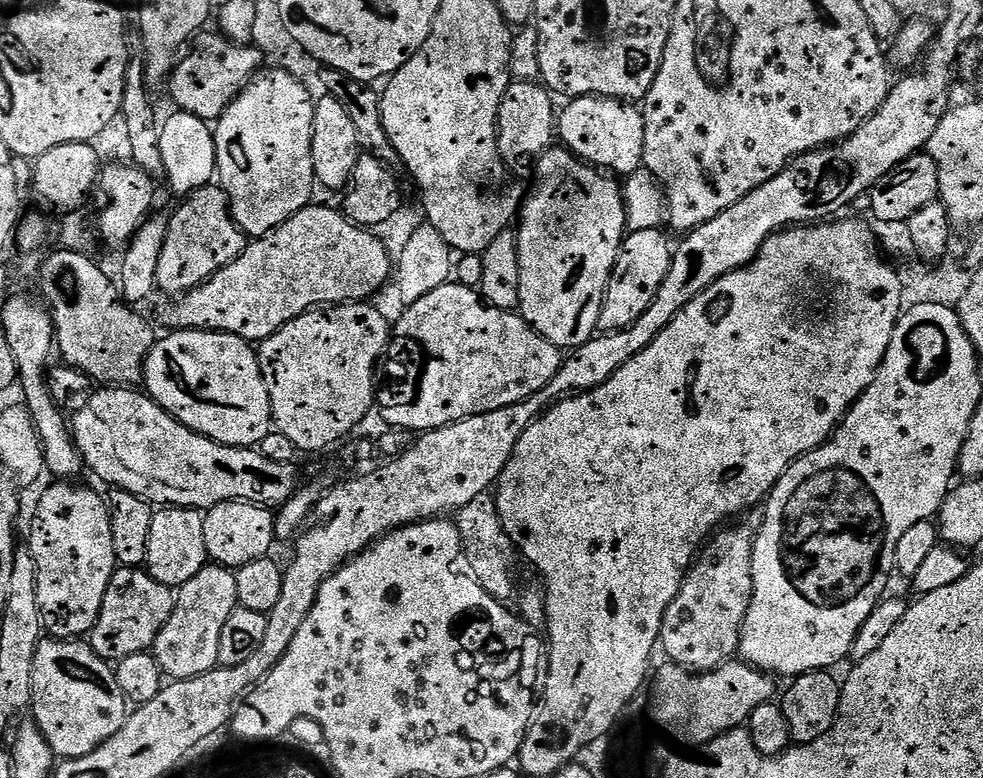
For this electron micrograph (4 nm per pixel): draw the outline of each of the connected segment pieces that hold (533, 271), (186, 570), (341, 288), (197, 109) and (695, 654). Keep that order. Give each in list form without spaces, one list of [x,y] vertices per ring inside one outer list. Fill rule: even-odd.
[[[553,146],[540,157],[534,176],[540,181],[521,203],[518,213],[520,229],[516,228],[514,232],[521,270],[518,312],[538,335],[546,338],[554,347],[575,350],[597,335],[600,326],[604,296],[608,293],[612,273],[616,271],[616,260],[628,228],[624,193],[611,175],[585,164],[563,146]]]
[[[161,507],[153,511],[150,522],[150,543],[146,546],[146,570],[158,582],[170,589],[179,590],[194,574],[209,563],[206,550],[204,512],[194,508]]]
[[[313,202],[294,218],[270,234],[253,239],[233,264],[227,264],[205,284],[192,292],[185,292],[168,312],[168,320],[176,330],[203,330],[205,332],[229,332],[249,342],[270,338],[282,326],[306,312],[321,306],[335,306],[353,302],[368,302],[372,295],[394,276],[394,256],[376,237],[375,231],[353,224],[343,211],[323,208]]]
[[[223,34],[215,35],[205,35],[181,59],[180,65],[172,72],[170,81],[172,100],[180,107],[177,109],[181,113],[209,122],[220,119],[238,93],[261,71],[260,62],[262,63],[262,55],[257,48],[236,44],[233,40],[226,39]]]
[[[747,526],[727,528],[717,531],[705,543],[662,622],[662,652],[664,648],[671,663],[689,672],[712,672],[740,650],[740,635],[752,602],[754,532]]]

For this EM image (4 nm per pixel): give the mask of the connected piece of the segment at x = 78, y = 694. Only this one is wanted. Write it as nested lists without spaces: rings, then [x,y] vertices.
[[[41,639],[34,654],[30,716],[52,747],[53,756],[77,760],[98,750],[98,746],[122,730],[129,715],[130,704],[118,686],[113,665],[103,660],[91,643],[79,639]]]

